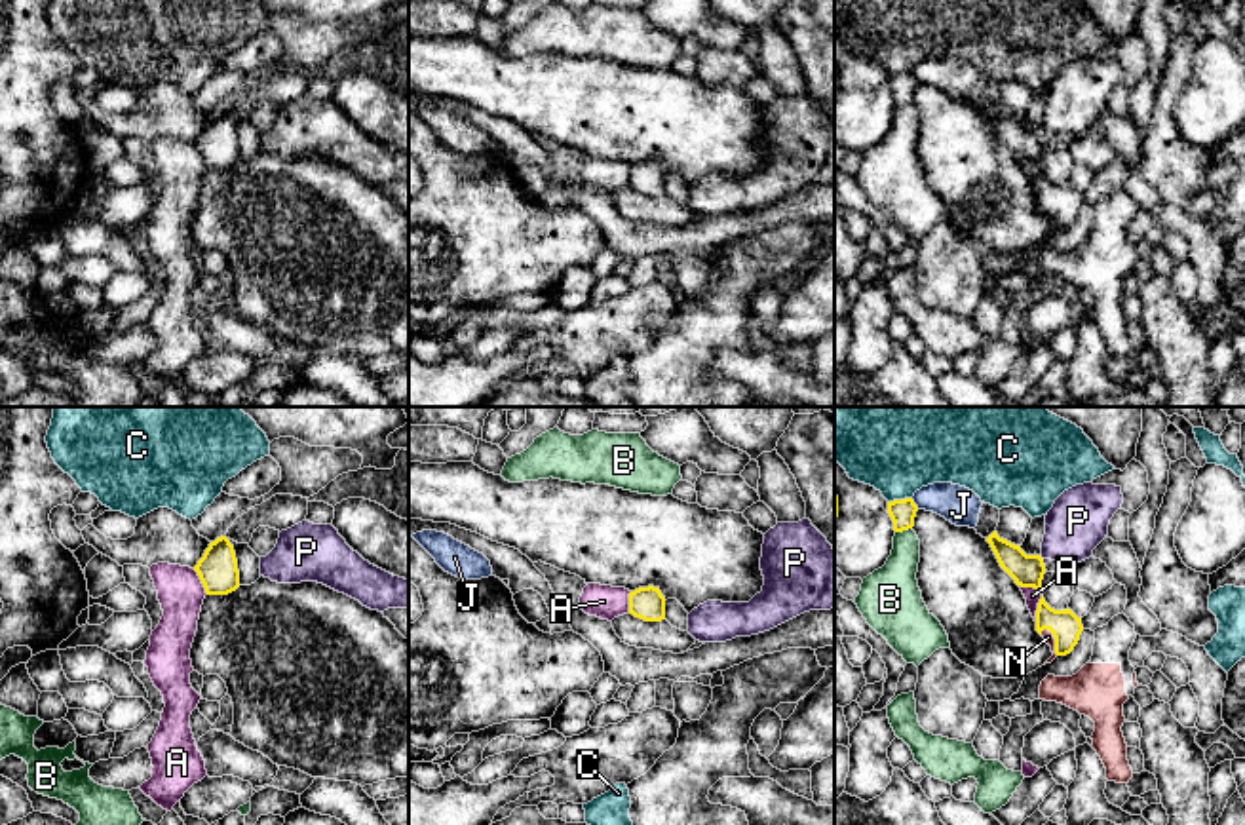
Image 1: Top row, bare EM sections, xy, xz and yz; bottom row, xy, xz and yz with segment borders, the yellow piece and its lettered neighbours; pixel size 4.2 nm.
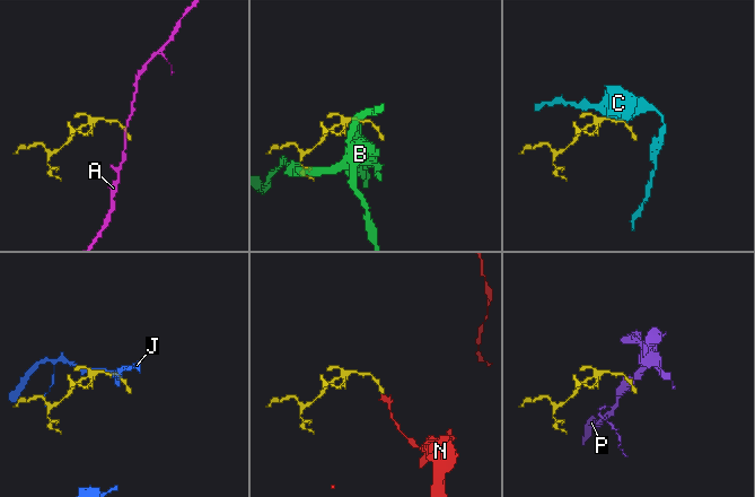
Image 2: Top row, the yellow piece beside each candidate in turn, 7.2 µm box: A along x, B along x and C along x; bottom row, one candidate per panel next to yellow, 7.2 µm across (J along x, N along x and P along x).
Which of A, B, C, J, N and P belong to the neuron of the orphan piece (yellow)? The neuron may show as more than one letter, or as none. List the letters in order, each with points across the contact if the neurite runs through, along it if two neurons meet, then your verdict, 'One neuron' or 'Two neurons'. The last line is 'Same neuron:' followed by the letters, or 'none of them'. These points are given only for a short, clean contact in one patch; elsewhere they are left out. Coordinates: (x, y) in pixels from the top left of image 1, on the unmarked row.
A: Boundary: xy (192, 143), (208, 168). Two neurons
B: Boundary: yz (911, 101), (896, 107). Two neurons
C: Boundary: yz (911, 71), (888, 76). Two neurons
J: Two neurons
N: Path across: yz (1065, 200), (1055, 215), (1046, 208). One neuron
P: Boundary: yz (1040, 128), (1042, 134). Two neurons
Same neuron: N

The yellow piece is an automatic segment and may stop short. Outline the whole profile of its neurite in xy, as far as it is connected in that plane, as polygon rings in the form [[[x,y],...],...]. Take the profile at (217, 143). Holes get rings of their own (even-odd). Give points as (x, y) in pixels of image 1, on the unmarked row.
[[[226,110],[209,118],[194,144],[207,169],[228,169],[239,162],[236,125]]]

